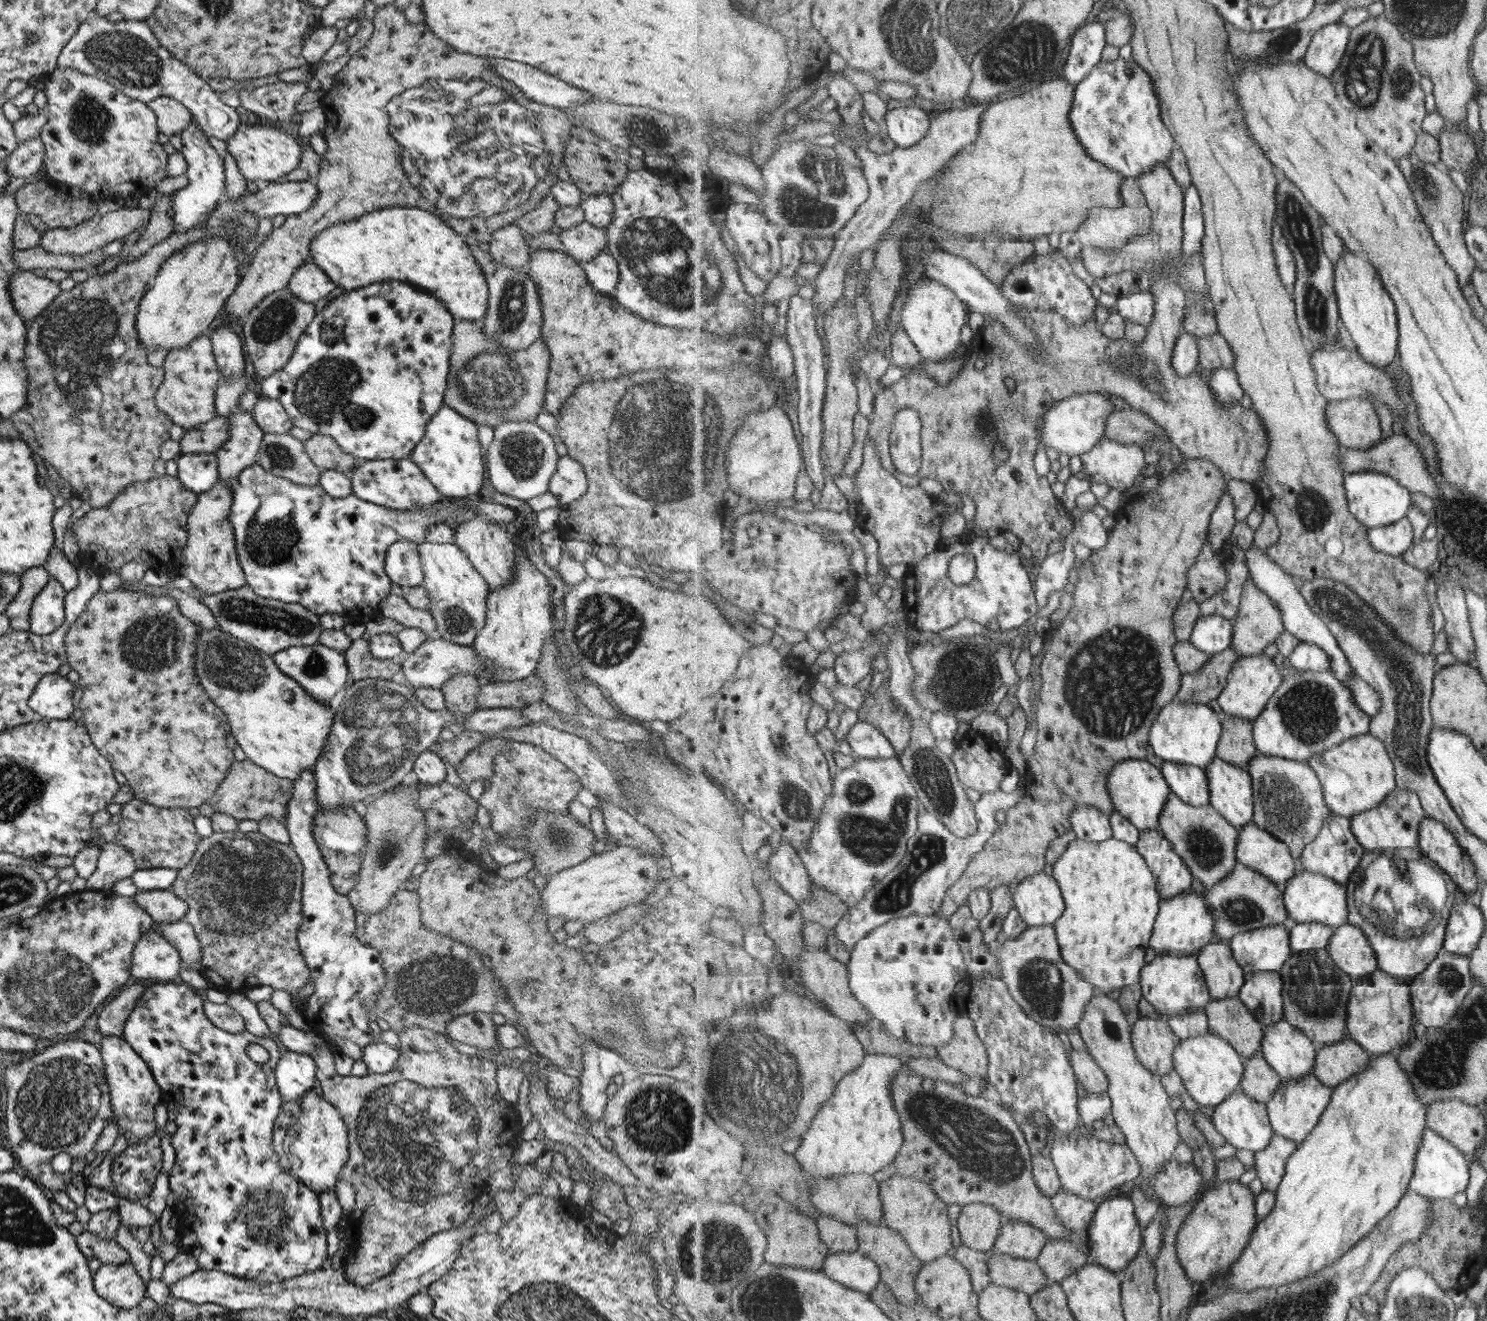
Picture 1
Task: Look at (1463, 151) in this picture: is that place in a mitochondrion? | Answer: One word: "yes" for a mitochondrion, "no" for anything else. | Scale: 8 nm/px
yes

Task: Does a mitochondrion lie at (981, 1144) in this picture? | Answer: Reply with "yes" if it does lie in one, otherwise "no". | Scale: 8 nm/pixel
yes

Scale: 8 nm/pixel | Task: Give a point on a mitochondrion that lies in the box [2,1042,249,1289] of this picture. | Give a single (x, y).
(55, 1107)

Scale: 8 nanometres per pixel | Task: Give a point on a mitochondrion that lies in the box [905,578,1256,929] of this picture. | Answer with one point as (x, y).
(1115, 711)

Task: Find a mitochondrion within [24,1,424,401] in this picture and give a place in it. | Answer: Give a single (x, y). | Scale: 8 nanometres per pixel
(121, 56)

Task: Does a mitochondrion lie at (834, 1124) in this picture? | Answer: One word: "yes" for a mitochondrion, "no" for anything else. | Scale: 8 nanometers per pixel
no

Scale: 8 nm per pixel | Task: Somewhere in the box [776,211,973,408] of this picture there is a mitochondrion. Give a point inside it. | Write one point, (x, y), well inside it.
(891, 275)

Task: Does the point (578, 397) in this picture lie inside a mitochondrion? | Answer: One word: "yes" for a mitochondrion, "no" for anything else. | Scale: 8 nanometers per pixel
no

